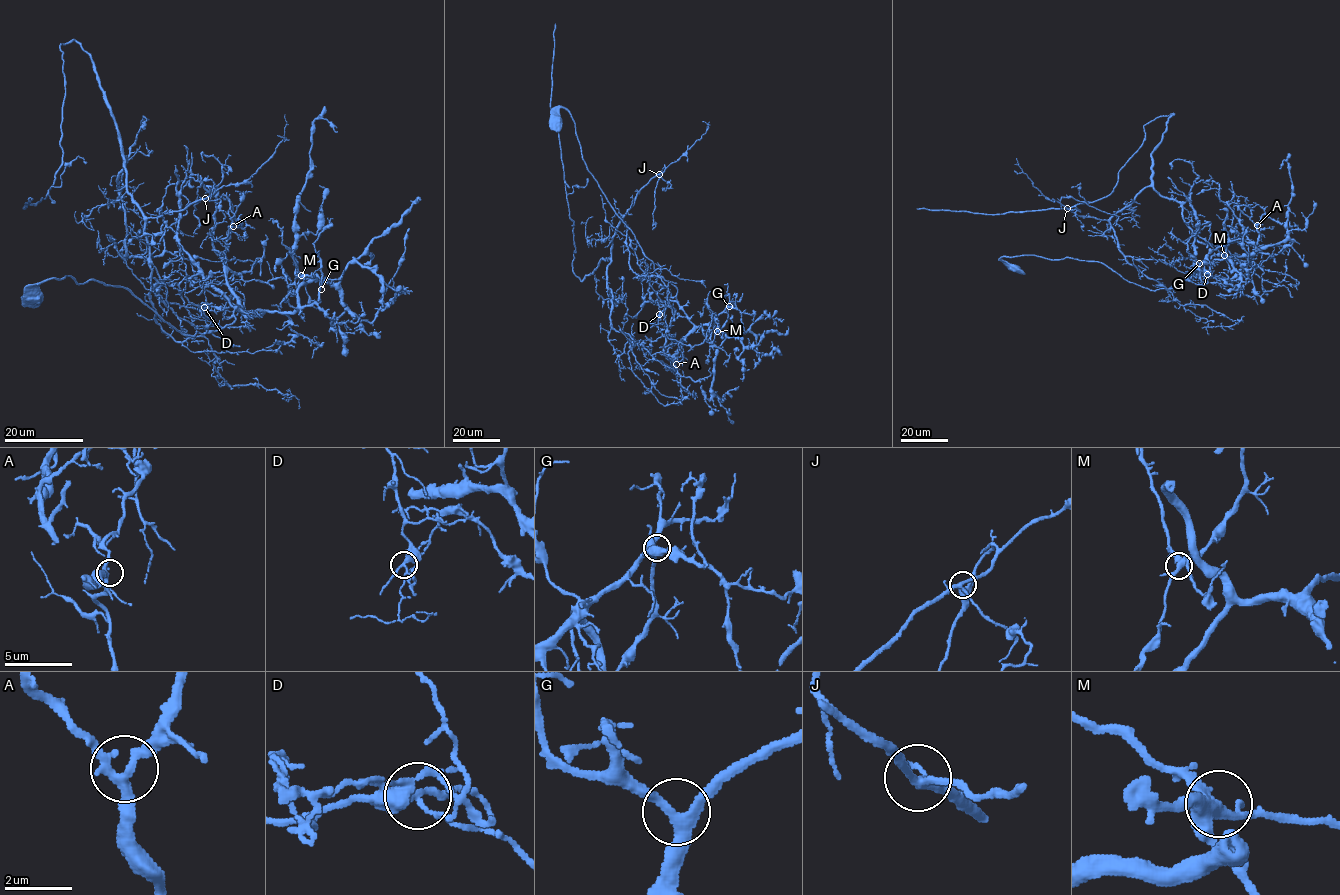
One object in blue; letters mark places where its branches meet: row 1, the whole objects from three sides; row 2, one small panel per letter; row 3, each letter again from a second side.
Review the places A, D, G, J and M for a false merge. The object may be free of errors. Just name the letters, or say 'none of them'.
D

